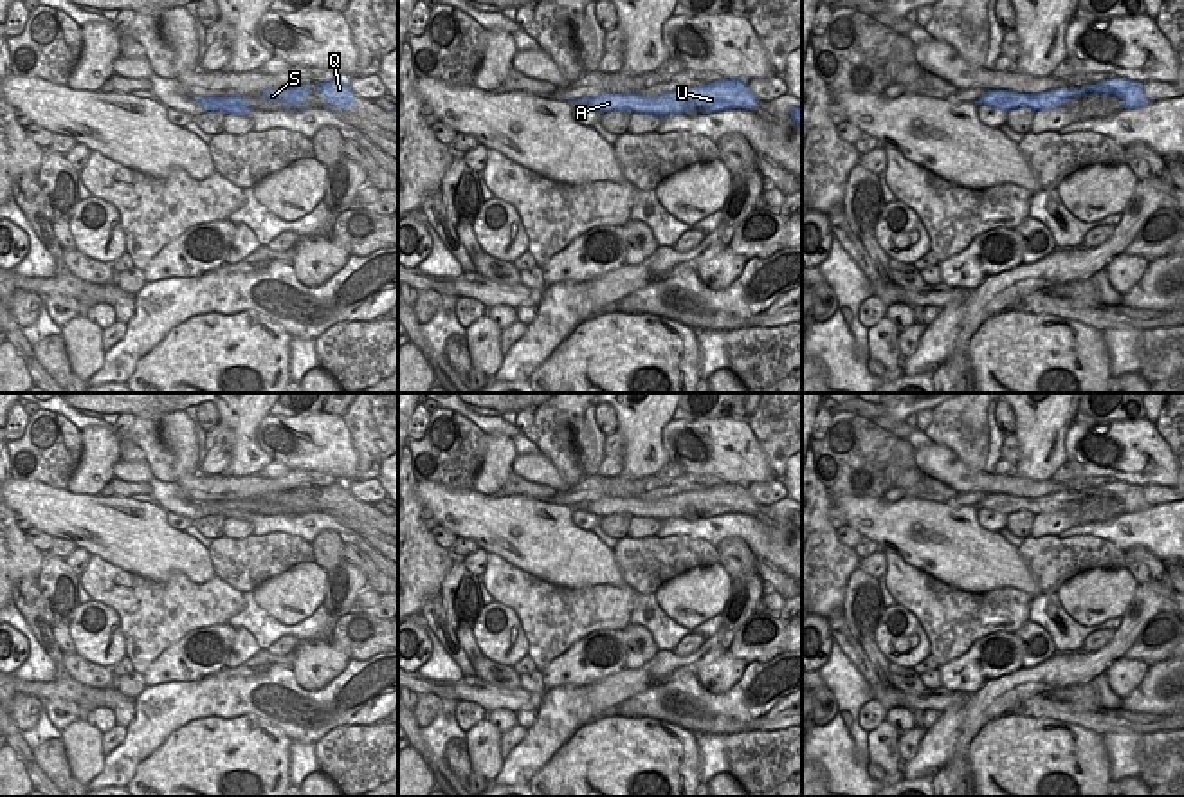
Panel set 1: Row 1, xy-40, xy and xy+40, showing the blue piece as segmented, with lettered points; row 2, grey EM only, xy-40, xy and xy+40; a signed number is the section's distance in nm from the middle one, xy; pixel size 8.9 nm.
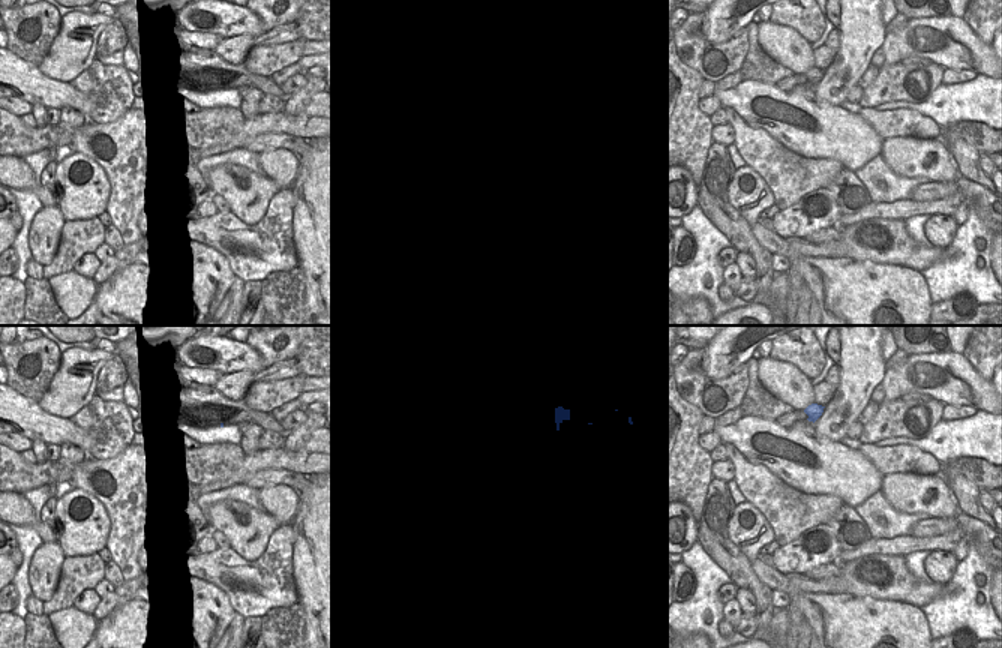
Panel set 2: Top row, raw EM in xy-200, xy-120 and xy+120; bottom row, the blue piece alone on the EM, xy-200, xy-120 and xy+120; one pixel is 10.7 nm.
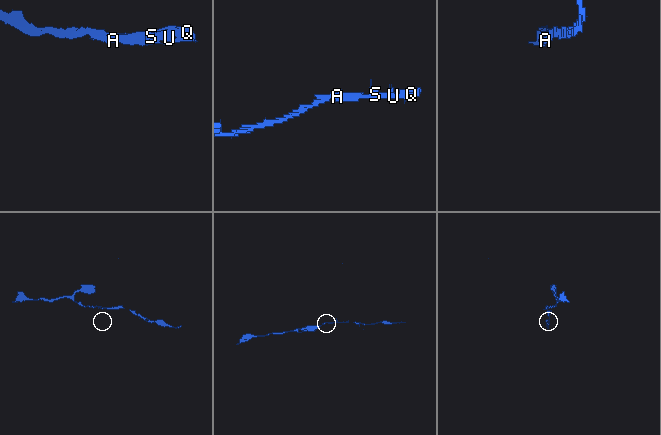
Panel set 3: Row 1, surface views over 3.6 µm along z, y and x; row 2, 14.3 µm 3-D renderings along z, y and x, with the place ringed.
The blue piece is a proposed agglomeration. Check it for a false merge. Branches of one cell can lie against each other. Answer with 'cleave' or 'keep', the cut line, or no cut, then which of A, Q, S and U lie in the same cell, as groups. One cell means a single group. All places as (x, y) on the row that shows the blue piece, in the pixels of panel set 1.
keep | no cut | A Q S U

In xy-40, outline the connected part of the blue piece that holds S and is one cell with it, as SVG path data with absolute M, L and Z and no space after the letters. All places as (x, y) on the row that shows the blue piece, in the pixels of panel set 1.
M299 85L285 90L263 90L263 99L283 101L287 110L290 110L292 106L297 106L299 110L310 110L310 106L305 105L308 92L308 85Z

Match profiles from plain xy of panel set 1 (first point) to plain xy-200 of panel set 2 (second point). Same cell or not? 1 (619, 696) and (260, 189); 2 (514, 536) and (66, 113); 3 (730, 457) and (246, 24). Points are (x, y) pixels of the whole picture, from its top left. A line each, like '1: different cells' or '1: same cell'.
1: different cells
2: different cells
3: same cell

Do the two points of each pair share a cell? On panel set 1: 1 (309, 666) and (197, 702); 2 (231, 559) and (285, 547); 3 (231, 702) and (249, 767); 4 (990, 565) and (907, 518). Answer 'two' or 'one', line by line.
1: two
2: one
3: two
4: one

